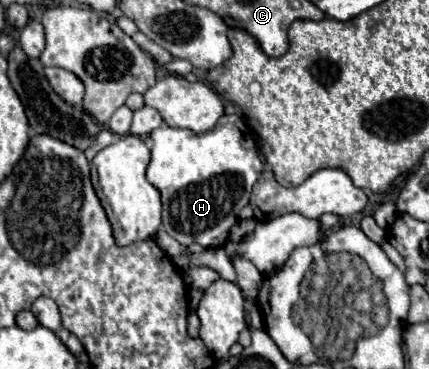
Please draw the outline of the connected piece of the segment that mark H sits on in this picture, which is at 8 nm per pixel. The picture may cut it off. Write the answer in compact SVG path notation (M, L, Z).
M222 115L214 129L200 135L162 123L150 139L152 159L146 179L162 195L164 231L186 247L190 243L200 243L204 249L224 247L264 169L250 127L238 115Z

